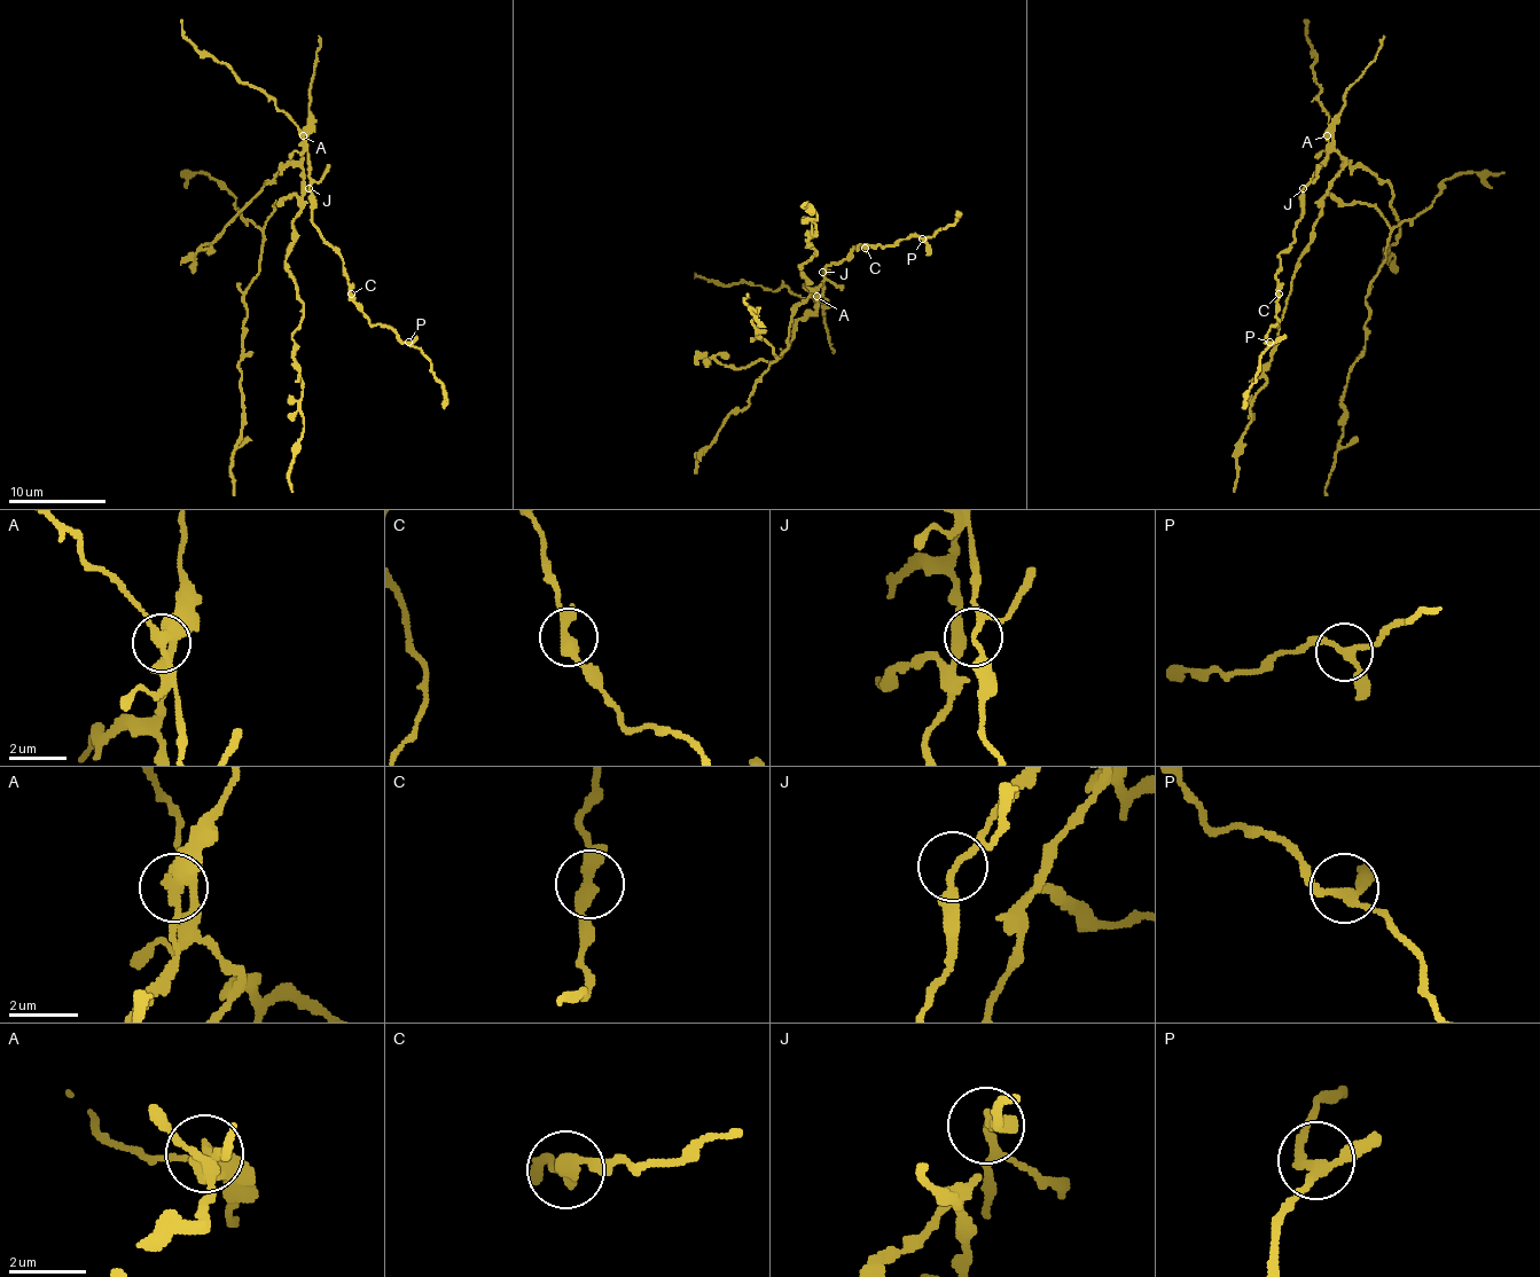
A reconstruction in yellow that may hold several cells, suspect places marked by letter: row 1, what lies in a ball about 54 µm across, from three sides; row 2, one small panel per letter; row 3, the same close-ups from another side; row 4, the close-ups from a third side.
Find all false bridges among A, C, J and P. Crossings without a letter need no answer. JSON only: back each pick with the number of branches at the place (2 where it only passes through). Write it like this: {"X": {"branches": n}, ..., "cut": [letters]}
{"A": {"branches": 3}, "cut": ["A"]}

